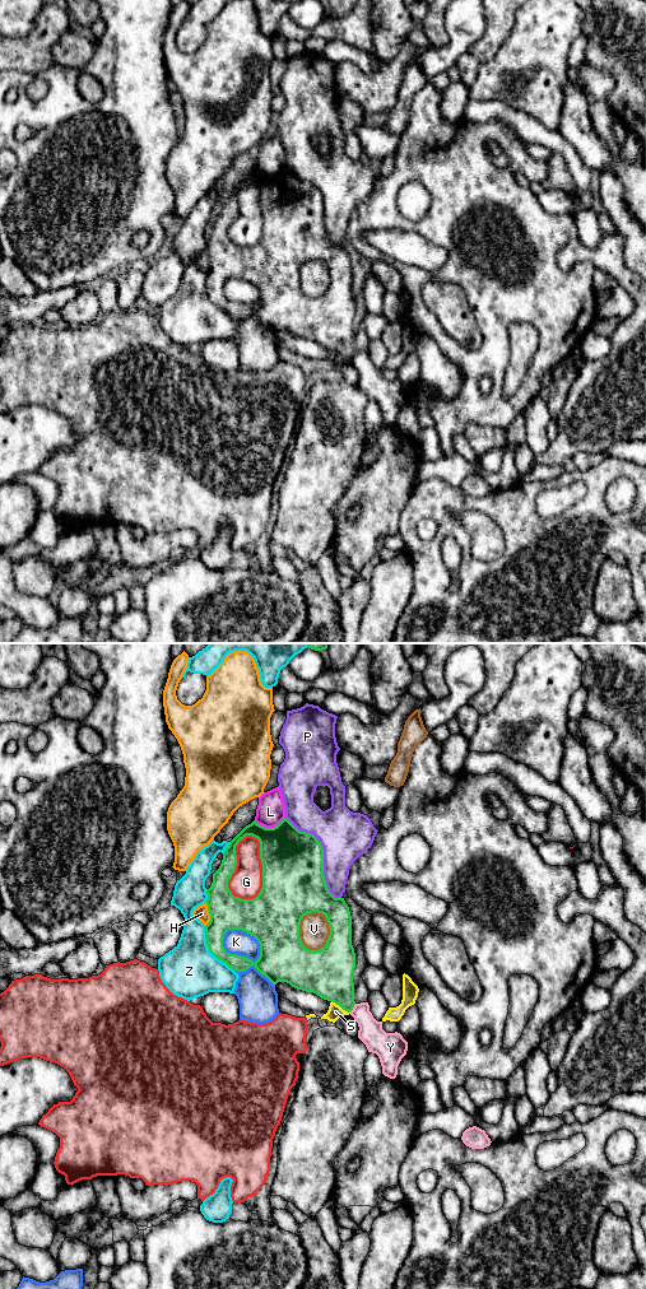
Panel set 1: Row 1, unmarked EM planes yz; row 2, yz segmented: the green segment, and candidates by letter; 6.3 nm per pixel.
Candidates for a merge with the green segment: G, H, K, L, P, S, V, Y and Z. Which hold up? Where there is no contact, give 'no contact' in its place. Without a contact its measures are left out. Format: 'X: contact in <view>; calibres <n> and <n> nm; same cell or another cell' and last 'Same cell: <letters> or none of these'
G: contact in yz; calibres 180 and 200 nm; another cell
H: contact in yz; calibres 220 and 90 nm; another cell
K: contact in yz; calibres 260 and 160 nm; another cell
L: contact in yz; calibres 380 and 180 nm; another cell
P: contact in yz; calibres 400 and 320 nm; another cell
S: contact in yz; calibres 320 and 90 nm; another cell
V: contact in yz; calibres 380 and 190 nm; another cell
Y: contact in yz; calibres 280 and 160 nm; another cell
Z: contact in yz; calibres 190 and 340 nm; another cell
Same cell: none of these

